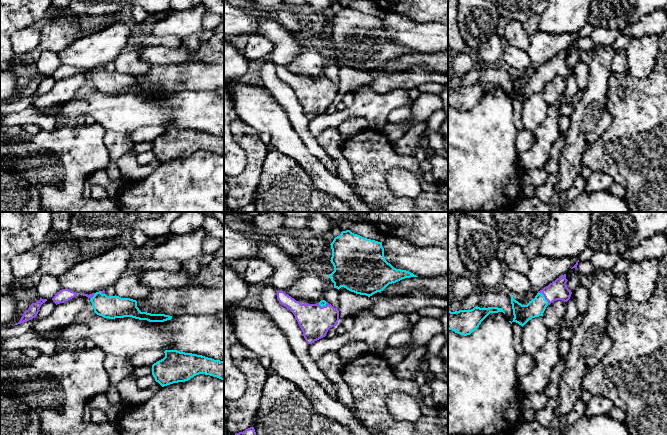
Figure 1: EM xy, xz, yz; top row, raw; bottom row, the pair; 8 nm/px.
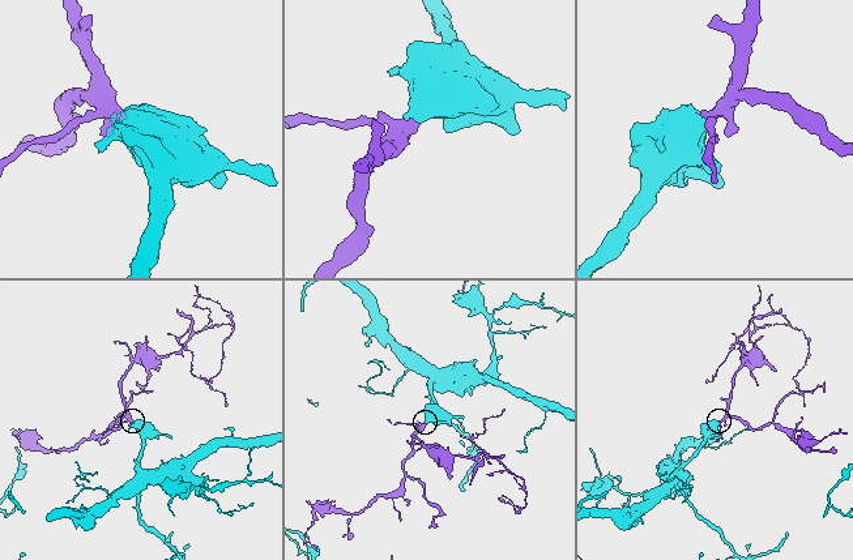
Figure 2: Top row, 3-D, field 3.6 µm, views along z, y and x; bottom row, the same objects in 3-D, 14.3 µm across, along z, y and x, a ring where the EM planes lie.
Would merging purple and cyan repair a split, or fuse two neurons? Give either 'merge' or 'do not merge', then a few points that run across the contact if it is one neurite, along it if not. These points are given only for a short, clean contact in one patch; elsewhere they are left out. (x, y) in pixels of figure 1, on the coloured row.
merge; line yz (557, 290), (544, 296), (529, 311), (522, 314)

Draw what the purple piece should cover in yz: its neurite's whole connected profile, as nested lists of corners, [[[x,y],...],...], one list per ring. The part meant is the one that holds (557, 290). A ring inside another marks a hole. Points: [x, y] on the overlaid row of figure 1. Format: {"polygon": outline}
{"polygon": [[[566,274],[560,276],[548,286],[540,290],[534,299],[527,305],[522,305],[511,295],[511,304],[513,309],[513,321],[522,327],[532,318],[543,316],[548,305],[556,300],[567,302],[572,292],[567,288]]]}

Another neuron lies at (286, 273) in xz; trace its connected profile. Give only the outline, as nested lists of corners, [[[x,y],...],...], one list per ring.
[[[260,242],[258,256],[273,268],[269,283],[277,291],[286,291],[297,281],[305,277],[308,272],[300,270],[294,258],[281,251],[271,242]]]

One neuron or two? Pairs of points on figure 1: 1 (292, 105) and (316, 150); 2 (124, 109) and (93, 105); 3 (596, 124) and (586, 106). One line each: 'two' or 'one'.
1: one
2: one
3: one

